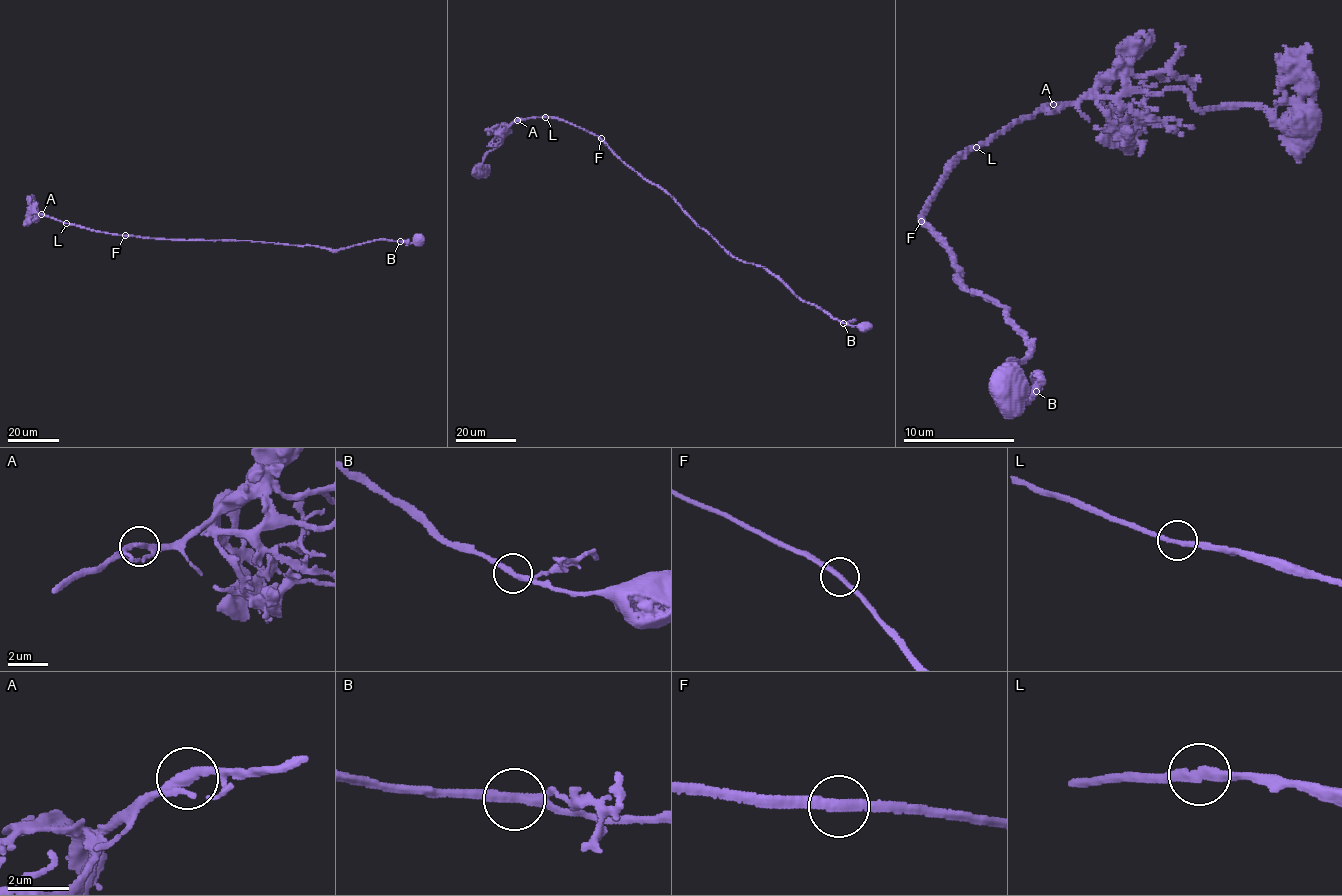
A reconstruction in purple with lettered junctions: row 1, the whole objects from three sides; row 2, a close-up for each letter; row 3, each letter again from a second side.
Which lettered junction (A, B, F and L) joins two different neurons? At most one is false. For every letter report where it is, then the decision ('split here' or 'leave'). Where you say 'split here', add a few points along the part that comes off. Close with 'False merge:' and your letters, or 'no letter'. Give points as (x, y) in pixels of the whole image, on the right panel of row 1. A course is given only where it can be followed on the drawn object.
A: at (1053, 104); leave
B: at (1036, 391); leave
F: at (921, 221); leave
L: at (976, 147); leave
False merge: no letter

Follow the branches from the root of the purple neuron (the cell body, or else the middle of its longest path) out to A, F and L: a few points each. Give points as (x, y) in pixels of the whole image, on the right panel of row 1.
A: (1010, 389), (1044, 383), (1007, 390), (1034, 345), (921, 216), (962, 155), (1054, 104)
F: (1010, 389), (1017, 403), (1044, 383), (1007, 390), (1007, 364), (1034, 345), (1009, 308), (964, 288), (921, 221)
L: (1010, 389), (1044, 383), (1007, 390), (1034, 345), (921, 219), (975, 146)

